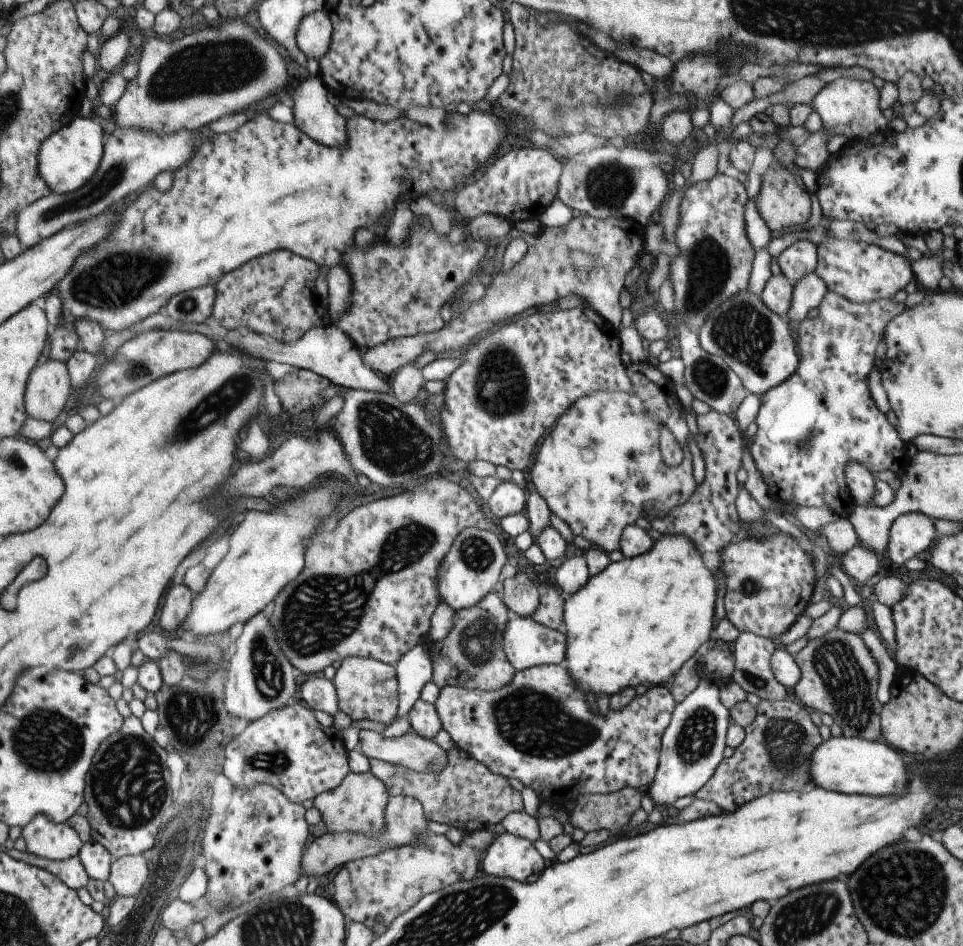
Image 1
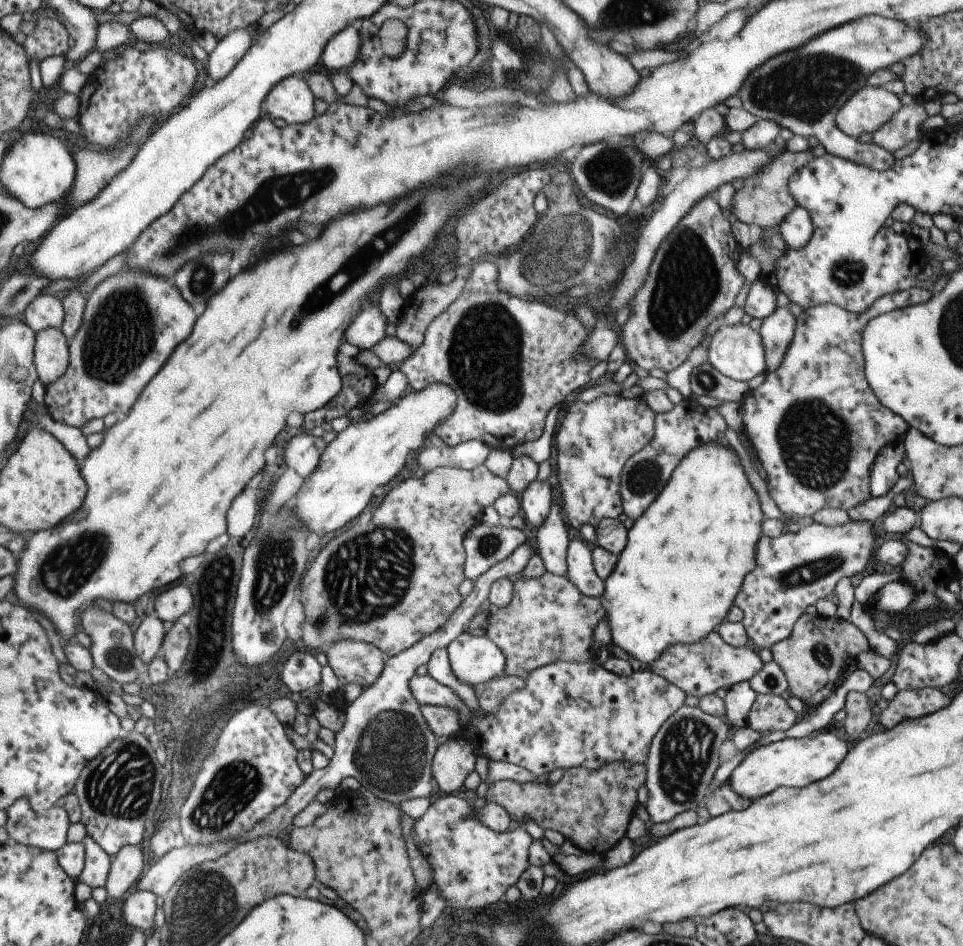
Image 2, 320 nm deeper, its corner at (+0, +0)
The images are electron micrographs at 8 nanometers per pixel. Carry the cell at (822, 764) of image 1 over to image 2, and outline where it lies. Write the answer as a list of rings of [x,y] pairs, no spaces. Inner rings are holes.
[[[816,732],[811,736],[785,738],[765,746],[757,746],[733,768],[729,774],[729,786],[737,796],[751,800],[759,799],[783,786],[807,786],[809,782],[821,780],[835,770],[841,756],[847,756],[849,746],[831,732]]]

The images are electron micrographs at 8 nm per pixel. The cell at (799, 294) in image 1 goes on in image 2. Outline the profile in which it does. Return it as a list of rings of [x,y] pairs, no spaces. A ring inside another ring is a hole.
[[[777,306],[770,316],[761,320],[758,334],[765,350],[765,371],[775,370],[781,363],[794,334],[795,319],[788,306]]]

